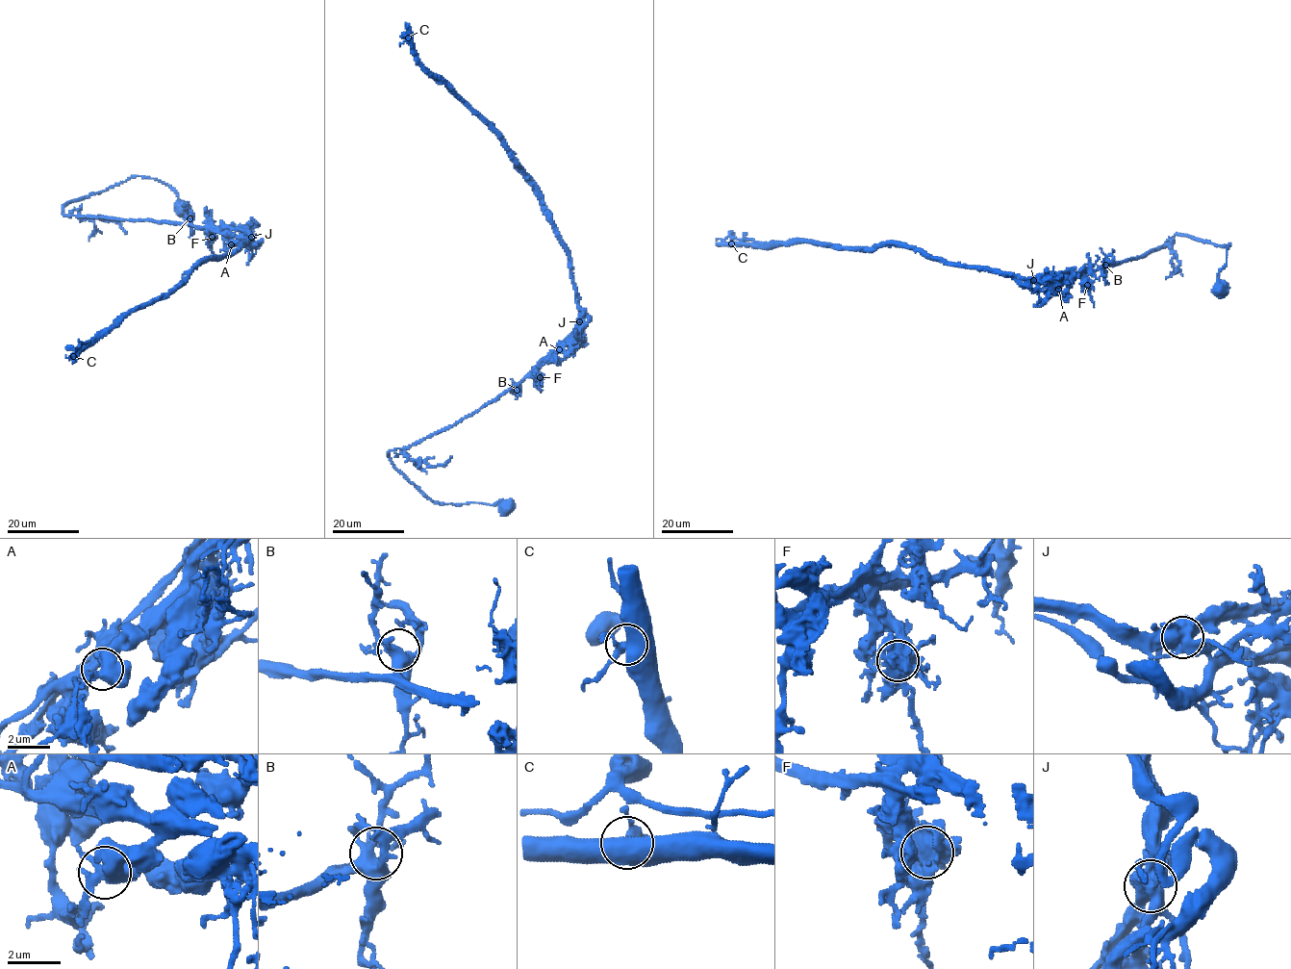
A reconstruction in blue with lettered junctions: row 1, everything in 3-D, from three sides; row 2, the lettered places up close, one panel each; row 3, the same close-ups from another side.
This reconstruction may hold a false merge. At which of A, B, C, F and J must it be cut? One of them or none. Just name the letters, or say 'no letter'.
J

